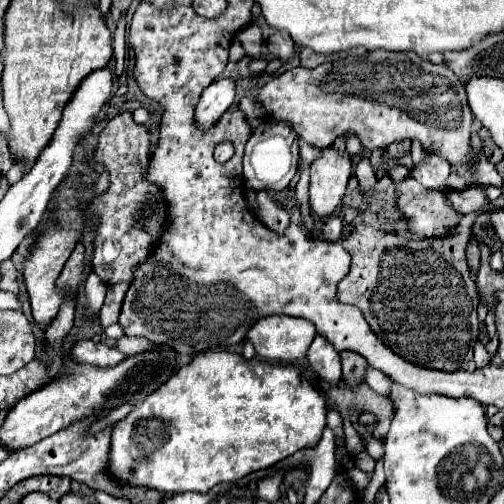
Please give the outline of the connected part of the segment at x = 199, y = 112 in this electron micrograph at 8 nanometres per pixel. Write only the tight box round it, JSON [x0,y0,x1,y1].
[195,79,235,131]

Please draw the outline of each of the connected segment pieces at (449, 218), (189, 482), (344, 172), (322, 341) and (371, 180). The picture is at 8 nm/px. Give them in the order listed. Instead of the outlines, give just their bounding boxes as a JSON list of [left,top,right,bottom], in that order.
[[395,177,463,239],[109,351,327,495],[309,147,353,219],[307,335,341,385],[355,157,377,193]]

